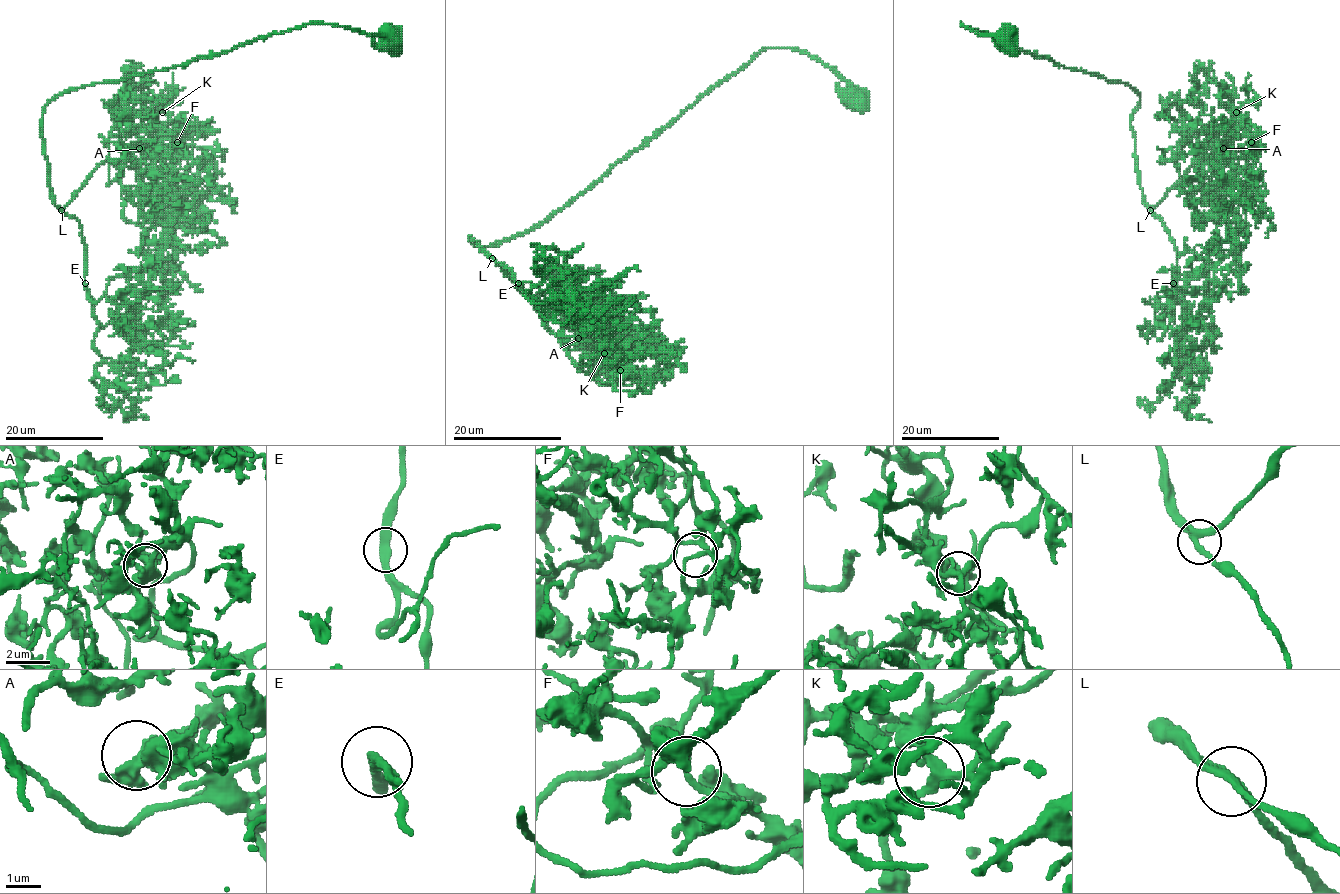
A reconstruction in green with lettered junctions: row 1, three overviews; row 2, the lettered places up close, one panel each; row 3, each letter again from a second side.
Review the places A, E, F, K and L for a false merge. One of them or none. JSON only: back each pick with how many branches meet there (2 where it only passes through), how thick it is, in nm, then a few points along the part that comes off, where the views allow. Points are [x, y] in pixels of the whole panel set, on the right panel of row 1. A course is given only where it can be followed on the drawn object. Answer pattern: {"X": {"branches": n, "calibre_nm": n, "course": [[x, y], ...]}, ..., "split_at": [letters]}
{"split_at": []}

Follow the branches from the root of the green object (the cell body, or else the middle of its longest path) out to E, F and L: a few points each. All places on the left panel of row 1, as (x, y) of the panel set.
E: (391, 38), (307, 23), (179, 66), (55, 96), (42, 116), (43, 155), (53, 201), (81, 228), (85, 284)
F: (391, 38), (307, 23), (66, 89), (42, 116), (61, 207), (104, 161), (136, 168), (177, 142)
L: (391, 38), (307, 23), (179, 66), (59, 93), (44, 108), (42, 137), (52, 199), (61, 210)

